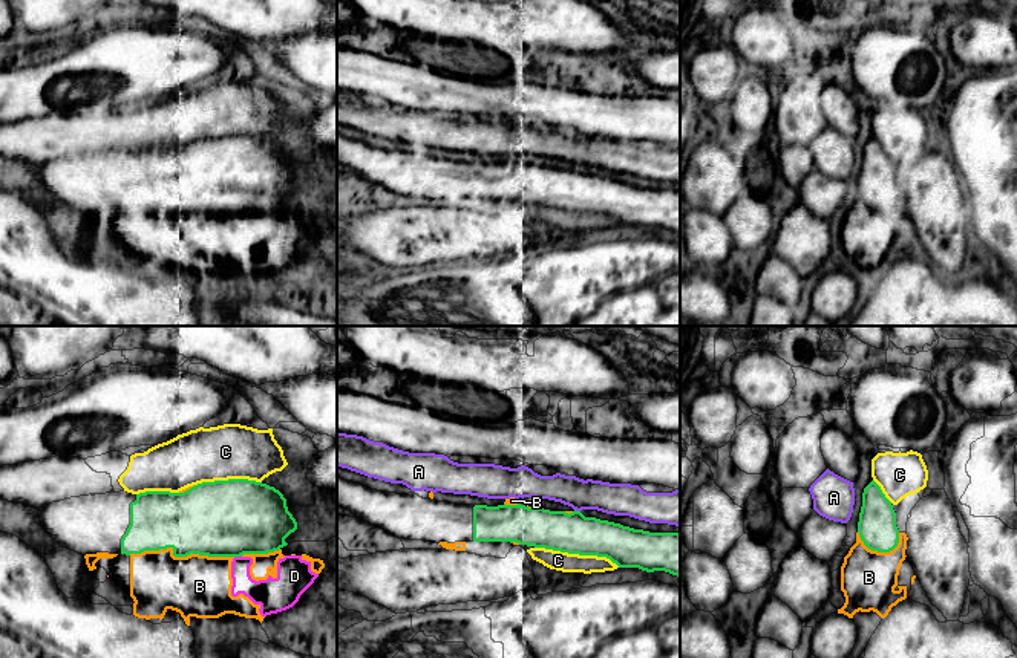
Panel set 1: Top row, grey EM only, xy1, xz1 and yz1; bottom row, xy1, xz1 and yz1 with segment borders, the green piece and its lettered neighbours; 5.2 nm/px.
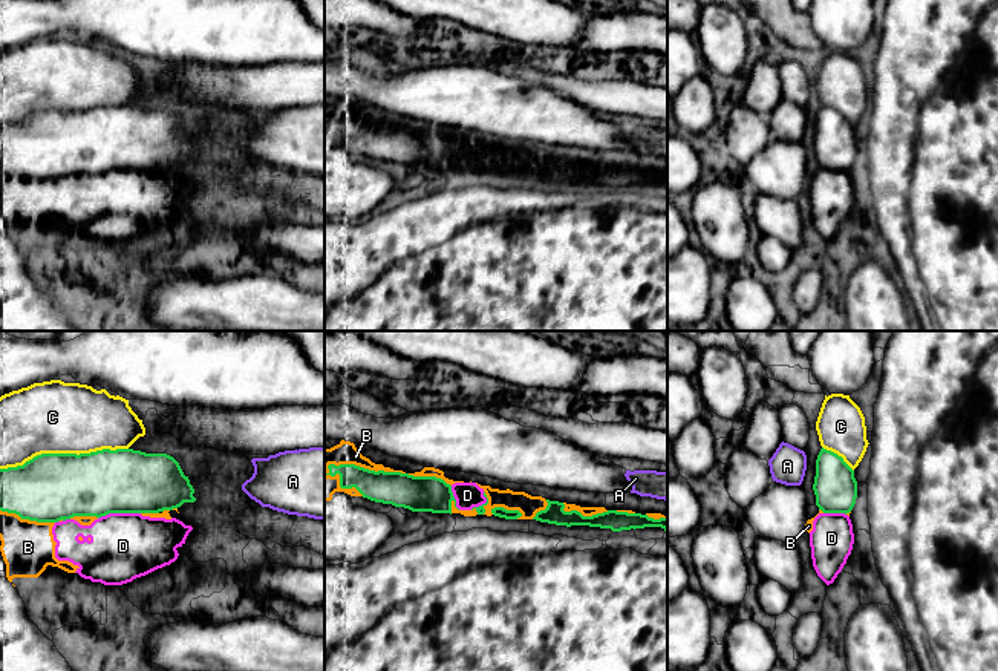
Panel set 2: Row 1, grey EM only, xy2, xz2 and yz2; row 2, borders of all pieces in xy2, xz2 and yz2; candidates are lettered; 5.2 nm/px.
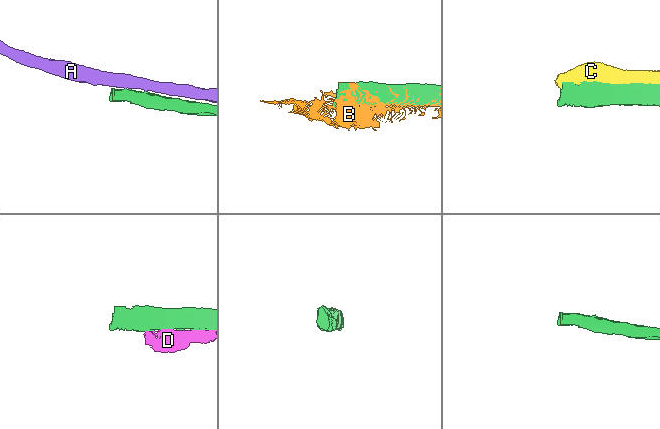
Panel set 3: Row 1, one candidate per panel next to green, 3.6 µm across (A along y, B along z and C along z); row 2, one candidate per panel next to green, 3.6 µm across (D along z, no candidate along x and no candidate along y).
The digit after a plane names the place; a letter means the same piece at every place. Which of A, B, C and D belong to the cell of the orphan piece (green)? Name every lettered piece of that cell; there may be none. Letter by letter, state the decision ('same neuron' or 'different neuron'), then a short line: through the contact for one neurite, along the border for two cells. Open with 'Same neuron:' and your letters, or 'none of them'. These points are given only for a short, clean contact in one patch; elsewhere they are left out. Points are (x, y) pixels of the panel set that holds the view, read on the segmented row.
Same neuron: none of them
A: different neuron
B: different neuron
C: different neuron
D: different neuron

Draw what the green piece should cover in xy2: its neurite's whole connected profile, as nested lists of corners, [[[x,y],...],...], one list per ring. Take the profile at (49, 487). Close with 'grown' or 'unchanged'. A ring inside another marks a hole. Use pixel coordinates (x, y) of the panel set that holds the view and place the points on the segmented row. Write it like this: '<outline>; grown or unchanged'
[[[133,449],[41,453],[23,466],[0,469],[0,510],[37,522],[109,513],[159,513],[194,502],[193,493],[188,476],[173,457]]]; unchanged

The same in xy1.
[[[248,479],[202,482],[184,493],[70,497],[44,505],[38,517],[60,546],[83,555],[167,548],[175,557],[268,554],[297,529],[283,494]]]; grown

